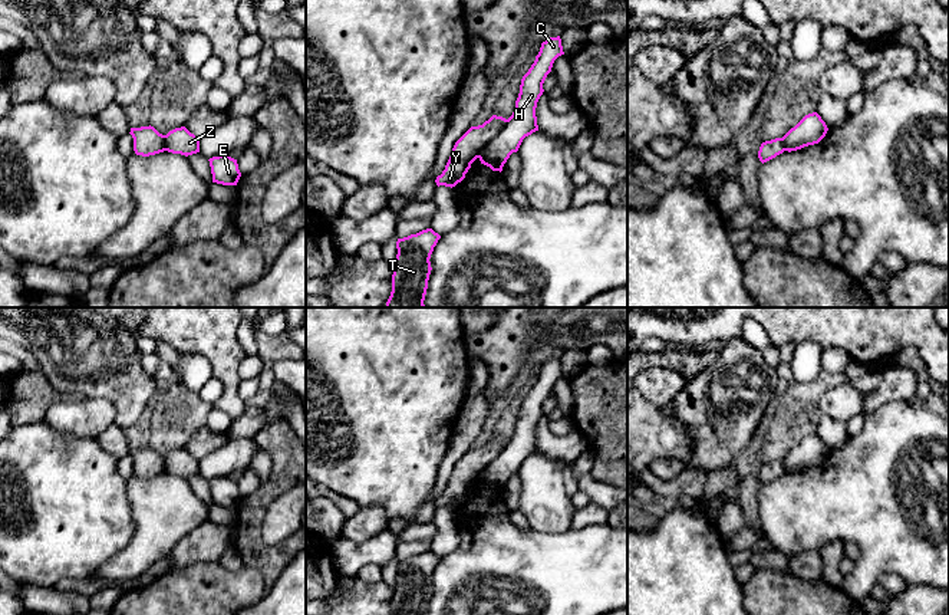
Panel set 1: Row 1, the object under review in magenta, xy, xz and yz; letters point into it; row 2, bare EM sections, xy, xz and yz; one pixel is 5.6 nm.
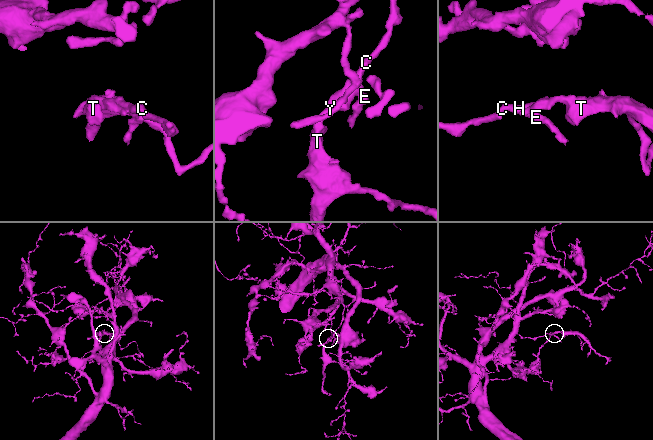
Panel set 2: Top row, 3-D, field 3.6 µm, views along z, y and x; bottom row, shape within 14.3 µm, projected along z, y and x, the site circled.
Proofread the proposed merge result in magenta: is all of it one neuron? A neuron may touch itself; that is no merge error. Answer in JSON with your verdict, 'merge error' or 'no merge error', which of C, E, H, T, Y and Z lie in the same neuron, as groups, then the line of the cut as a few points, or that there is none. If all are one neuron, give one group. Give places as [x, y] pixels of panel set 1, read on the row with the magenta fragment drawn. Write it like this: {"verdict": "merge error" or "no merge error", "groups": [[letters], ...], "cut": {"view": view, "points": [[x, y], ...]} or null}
{"verdict": "merge error", "groups": [["C", "E", "H", "Z"], ["T", "Y"]], "cut": {"view": "xz", "points": [[507, 119], [478, 157]]}}

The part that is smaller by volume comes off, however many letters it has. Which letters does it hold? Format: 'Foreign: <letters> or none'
Foreign: T, Y

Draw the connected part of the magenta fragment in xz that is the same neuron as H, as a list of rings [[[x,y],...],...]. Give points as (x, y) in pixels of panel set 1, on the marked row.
[[[560,36],[541,43],[534,63],[521,79],[515,109],[502,129],[481,151],[481,164],[501,172],[510,155],[518,151],[523,139],[538,131],[537,102],[544,92],[543,83],[551,72],[554,60],[561,55],[564,52]]]

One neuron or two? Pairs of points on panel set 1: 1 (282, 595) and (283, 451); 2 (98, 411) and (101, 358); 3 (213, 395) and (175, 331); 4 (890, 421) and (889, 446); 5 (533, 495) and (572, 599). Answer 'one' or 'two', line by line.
1: two
2: two
3: two
4: one
5: two

